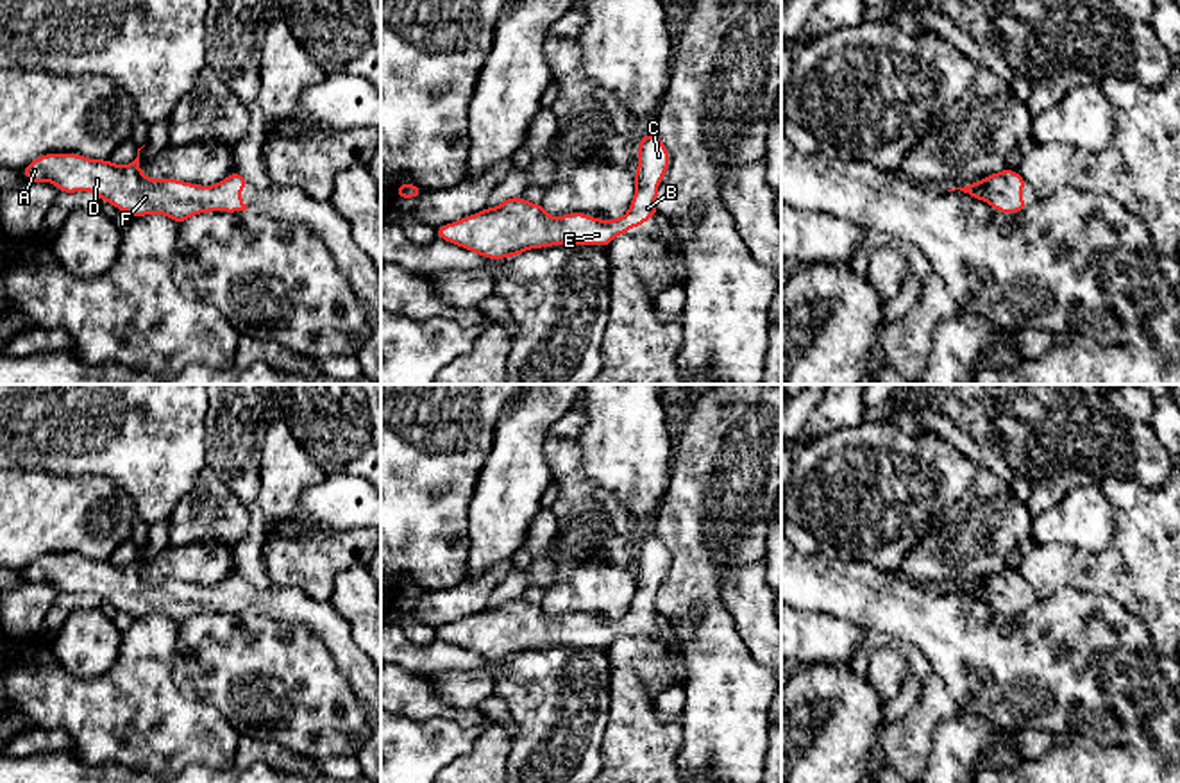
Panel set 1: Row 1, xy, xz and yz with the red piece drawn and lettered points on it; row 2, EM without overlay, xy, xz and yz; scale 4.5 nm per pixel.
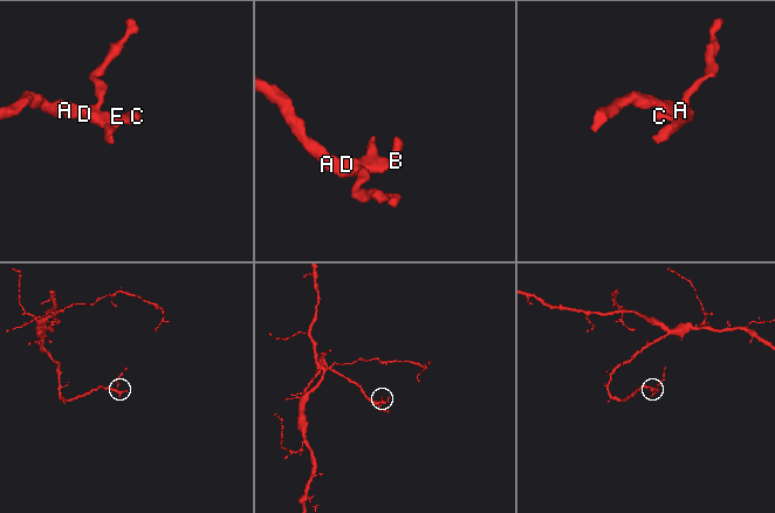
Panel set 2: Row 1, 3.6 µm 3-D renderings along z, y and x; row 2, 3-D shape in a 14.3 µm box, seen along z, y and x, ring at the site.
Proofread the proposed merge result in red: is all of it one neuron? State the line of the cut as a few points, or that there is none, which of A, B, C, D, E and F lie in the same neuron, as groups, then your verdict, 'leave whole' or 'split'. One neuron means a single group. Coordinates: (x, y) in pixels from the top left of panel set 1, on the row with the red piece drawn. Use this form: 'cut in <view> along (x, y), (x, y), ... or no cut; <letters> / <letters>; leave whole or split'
no cut; A B C D E F; leave whole

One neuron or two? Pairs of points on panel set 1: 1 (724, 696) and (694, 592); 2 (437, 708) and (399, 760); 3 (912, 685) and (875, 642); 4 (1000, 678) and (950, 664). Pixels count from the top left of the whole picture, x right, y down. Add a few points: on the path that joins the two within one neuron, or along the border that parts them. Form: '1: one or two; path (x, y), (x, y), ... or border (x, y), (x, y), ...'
1: one; path (721, 671), (714, 655), (710, 617)
2: two; border (399, 714), (410, 719), (456, 719), (471, 726)
3: one; path (916, 669), (916, 660), (903, 648), (891, 642)
4: one; path (987, 665), (982, 660), (962, 660)

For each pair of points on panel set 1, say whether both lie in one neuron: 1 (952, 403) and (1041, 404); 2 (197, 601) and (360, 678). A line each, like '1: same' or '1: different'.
1: same
2: same

